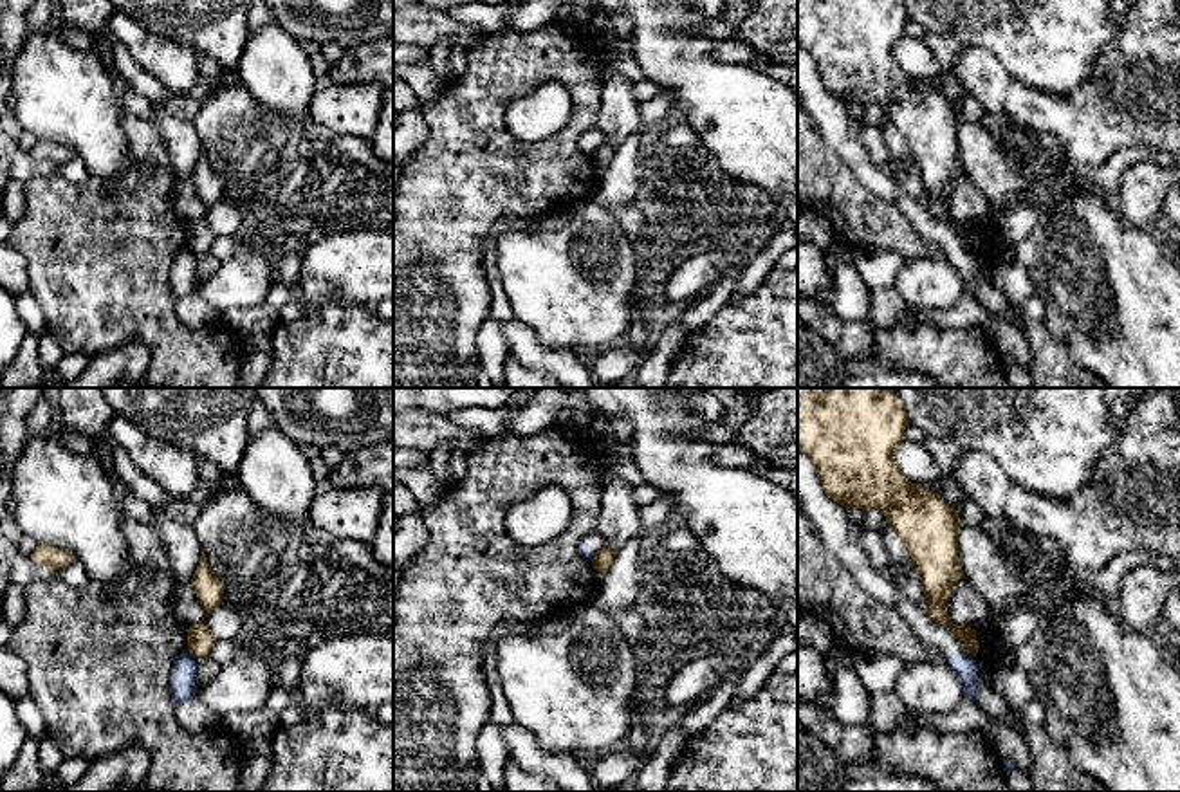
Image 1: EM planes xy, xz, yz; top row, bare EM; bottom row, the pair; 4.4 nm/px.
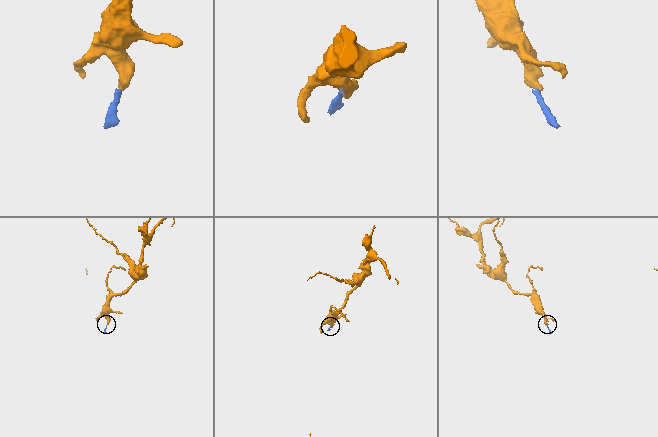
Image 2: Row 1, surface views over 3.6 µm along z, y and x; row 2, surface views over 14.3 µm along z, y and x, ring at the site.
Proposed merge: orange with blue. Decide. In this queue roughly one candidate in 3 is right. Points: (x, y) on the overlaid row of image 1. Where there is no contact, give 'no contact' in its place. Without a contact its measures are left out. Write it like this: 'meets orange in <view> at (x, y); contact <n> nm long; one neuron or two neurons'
meets orange in xy at (192, 655); contact 60 nm long; two neurons

